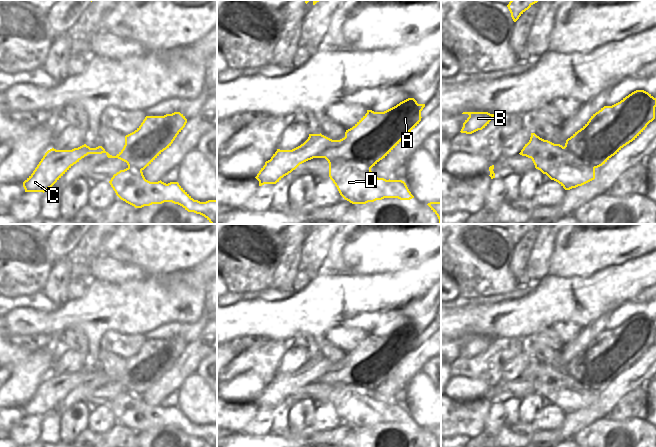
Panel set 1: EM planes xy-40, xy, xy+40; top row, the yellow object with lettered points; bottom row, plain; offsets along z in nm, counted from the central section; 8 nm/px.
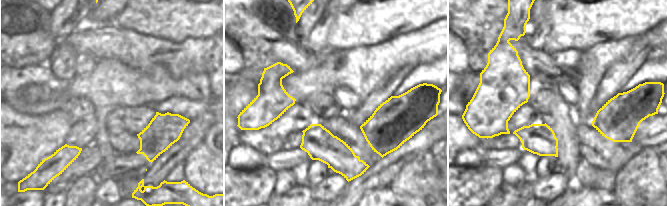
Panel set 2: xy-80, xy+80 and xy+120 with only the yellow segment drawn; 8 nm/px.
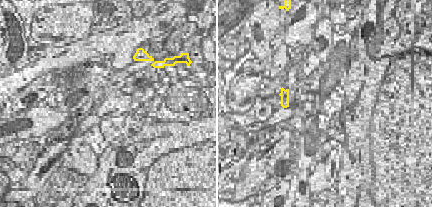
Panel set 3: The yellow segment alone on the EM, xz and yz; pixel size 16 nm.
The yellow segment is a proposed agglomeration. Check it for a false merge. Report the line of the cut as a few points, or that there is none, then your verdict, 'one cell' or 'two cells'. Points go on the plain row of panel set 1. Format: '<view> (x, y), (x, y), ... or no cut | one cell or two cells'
xy+40 (531, 382), (549, 376), (558, 387), (594, 392) | two cells

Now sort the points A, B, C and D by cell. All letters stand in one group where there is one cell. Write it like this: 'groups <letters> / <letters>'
groups A C / B D

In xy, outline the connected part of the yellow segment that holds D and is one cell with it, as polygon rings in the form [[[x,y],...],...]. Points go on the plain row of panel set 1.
[[[330,384],[329,401],[340,419],[352,428],[366,428],[384,422],[410,424],[414,420],[402,404],[386,404],[373,399],[371,392],[350,386],[334,388]]]

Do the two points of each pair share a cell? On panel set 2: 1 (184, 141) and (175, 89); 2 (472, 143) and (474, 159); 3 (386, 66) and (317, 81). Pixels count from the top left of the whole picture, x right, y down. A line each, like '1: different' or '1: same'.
1: different
2: different
3: same

